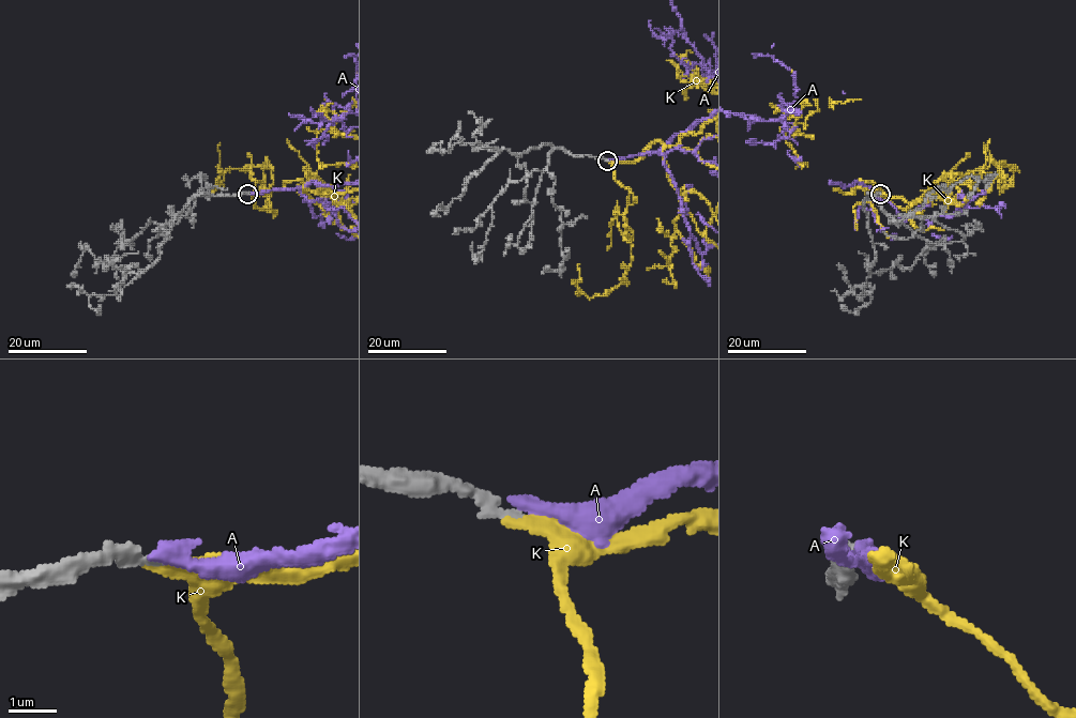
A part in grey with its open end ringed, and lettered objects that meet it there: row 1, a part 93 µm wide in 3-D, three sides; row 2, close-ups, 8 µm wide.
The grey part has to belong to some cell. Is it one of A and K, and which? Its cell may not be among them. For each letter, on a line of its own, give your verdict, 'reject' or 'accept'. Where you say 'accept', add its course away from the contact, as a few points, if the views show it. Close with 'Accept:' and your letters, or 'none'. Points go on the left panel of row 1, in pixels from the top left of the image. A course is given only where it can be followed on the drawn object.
A: reject
K: accept
Accept: K

